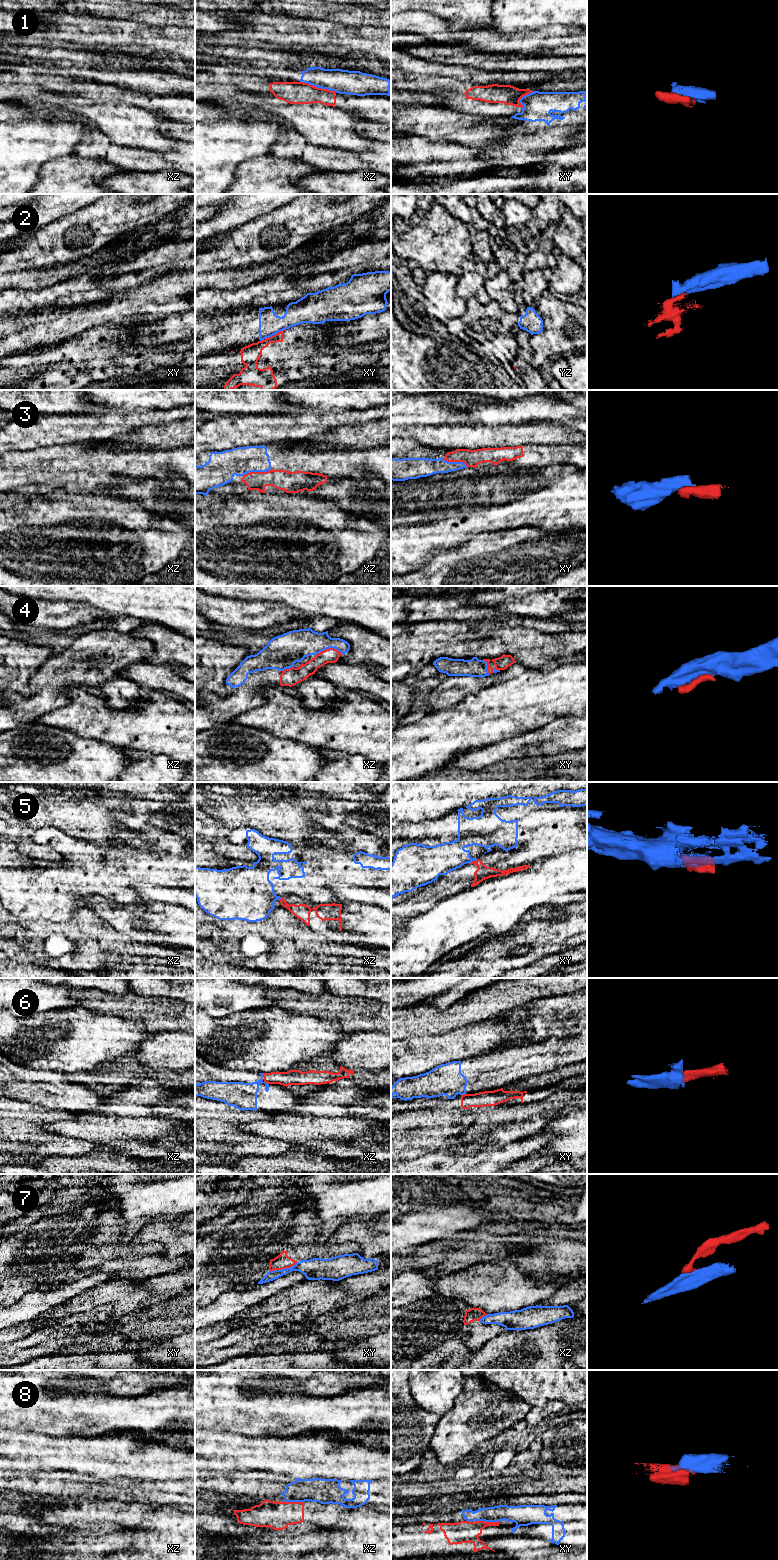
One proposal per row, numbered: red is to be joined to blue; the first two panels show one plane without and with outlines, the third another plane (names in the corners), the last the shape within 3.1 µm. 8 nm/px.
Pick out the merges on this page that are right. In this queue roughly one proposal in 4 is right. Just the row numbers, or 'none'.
3, 4

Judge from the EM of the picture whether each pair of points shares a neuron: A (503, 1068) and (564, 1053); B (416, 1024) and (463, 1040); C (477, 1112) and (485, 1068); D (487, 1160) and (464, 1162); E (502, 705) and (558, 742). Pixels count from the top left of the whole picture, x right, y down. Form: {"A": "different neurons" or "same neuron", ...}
{"A": "same neuron", "B": "different neurons", "C": "different neurons", "D": "same neuron", "E": "different neurons"}

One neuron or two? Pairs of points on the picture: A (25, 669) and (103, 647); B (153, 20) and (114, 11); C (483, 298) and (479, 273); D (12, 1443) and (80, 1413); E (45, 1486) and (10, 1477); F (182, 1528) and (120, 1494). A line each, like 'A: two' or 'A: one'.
A: two
B: one
C: one
D: two
E: one
F: two

